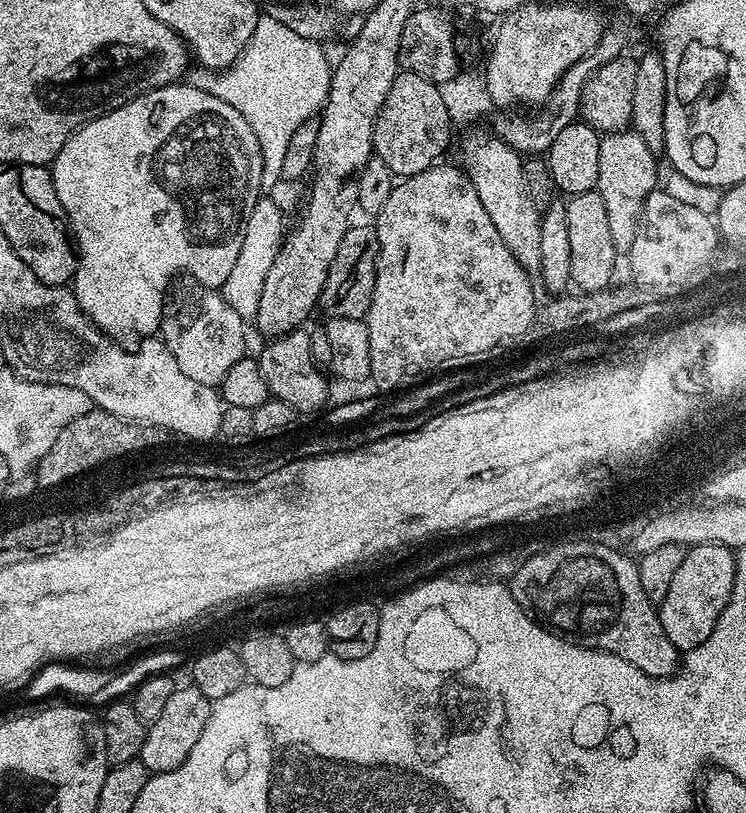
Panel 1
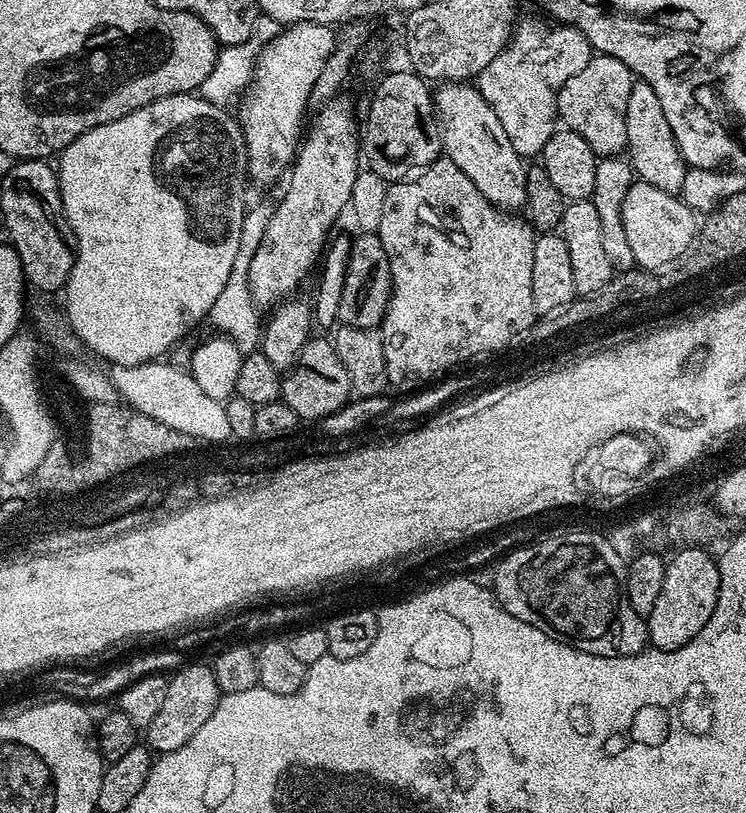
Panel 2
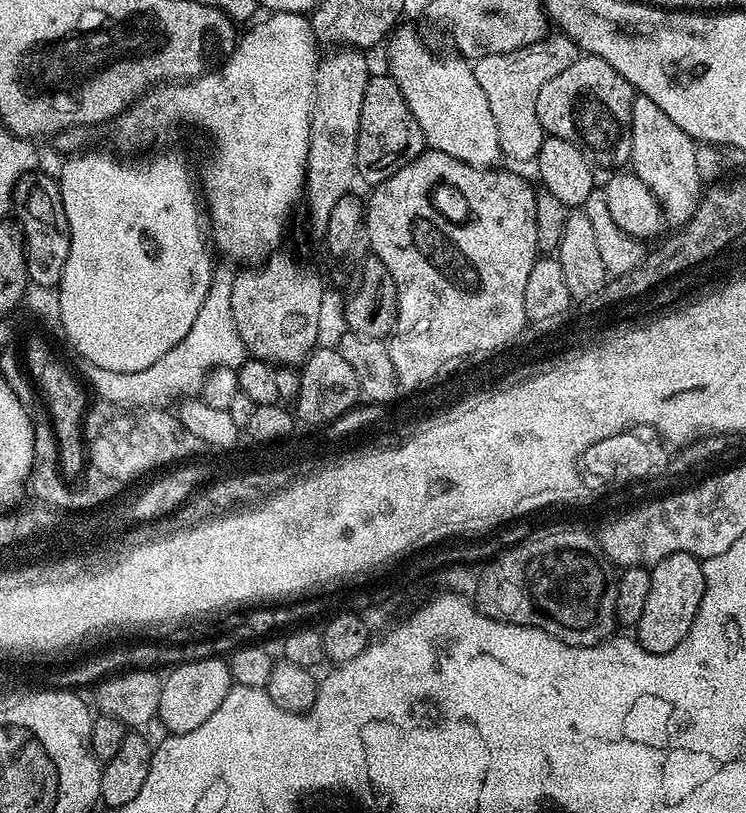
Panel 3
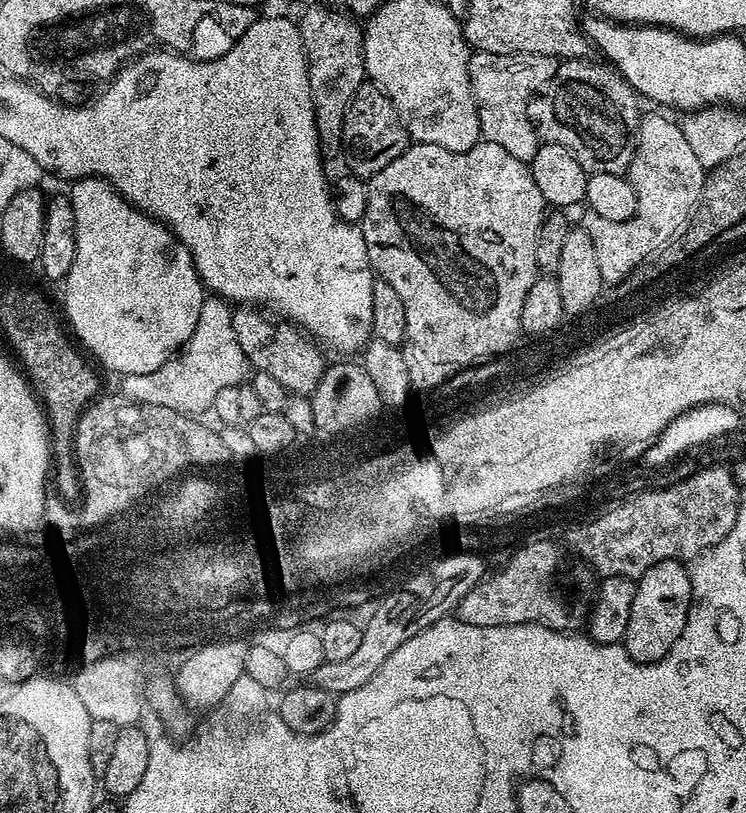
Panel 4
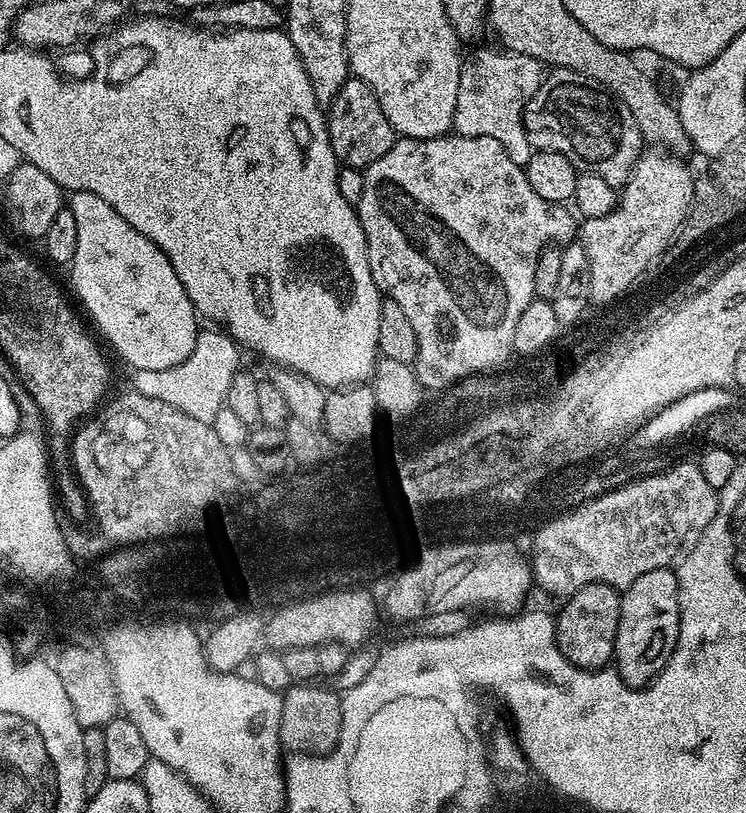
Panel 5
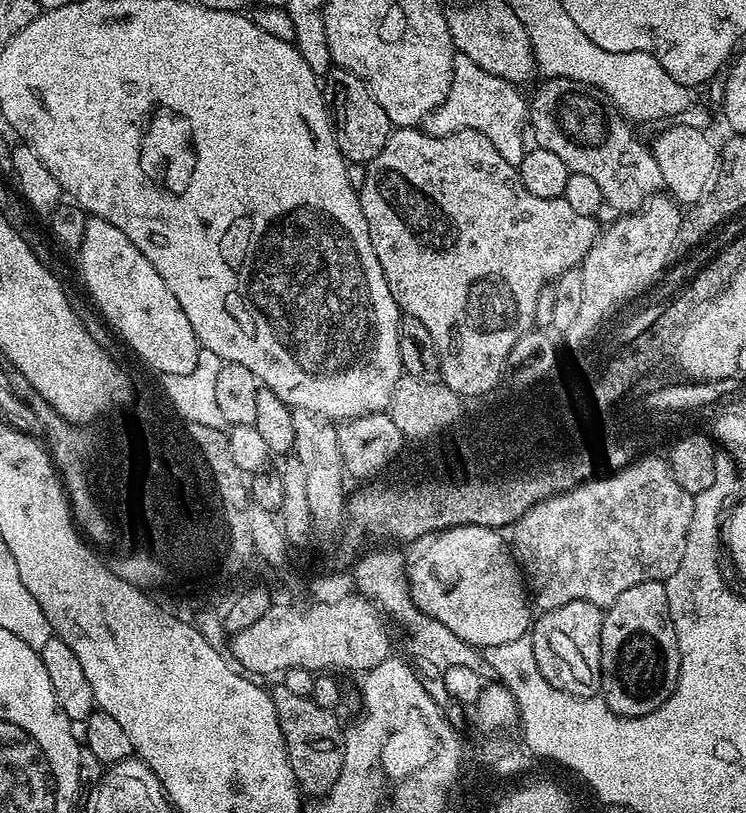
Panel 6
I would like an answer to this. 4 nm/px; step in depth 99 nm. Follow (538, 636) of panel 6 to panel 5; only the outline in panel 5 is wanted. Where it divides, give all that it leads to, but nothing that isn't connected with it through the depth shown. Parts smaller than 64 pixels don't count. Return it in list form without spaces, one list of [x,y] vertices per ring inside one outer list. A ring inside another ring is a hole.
[[[591,584],[582,586],[563,601],[564,609],[561,610],[560,616],[555,617],[556,644],[562,655],[574,666],[585,670],[595,670],[605,667],[613,659],[618,634],[618,618],[620,617],[620,597],[621,593],[610,587],[609,584]]]

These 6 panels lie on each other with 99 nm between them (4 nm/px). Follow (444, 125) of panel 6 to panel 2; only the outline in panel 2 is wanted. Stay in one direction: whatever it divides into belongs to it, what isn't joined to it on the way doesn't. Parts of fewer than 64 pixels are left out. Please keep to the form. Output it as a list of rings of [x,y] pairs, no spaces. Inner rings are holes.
[[[540,14],[532,15],[536,16],[528,16],[525,20],[523,17],[517,23],[498,58],[474,80],[482,98],[490,102],[490,110],[498,114],[498,122],[502,122],[502,130],[506,130],[510,146],[514,146],[521,158],[539,157],[543,153],[546,142],[550,142],[558,130],[556,96],[568,79],[585,68],[594,55],[590,42],[586,42],[574,26],[559,24]]]

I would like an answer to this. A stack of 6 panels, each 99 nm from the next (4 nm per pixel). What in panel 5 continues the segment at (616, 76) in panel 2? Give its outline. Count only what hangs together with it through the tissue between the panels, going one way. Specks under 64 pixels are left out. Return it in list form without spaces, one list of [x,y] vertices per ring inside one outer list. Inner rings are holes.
[[[552,68],[541,80],[538,90],[524,108],[524,129],[533,149],[562,154],[570,158],[577,173],[598,174],[598,178],[617,186],[628,183],[632,169],[642,155],[642,137],[638,122],[634,122],[634,114],[630,114],[630,110],[626,110],[624,103],[613,93],[607,92],[599,84],[591,83],[582,74],[569,68]]]

